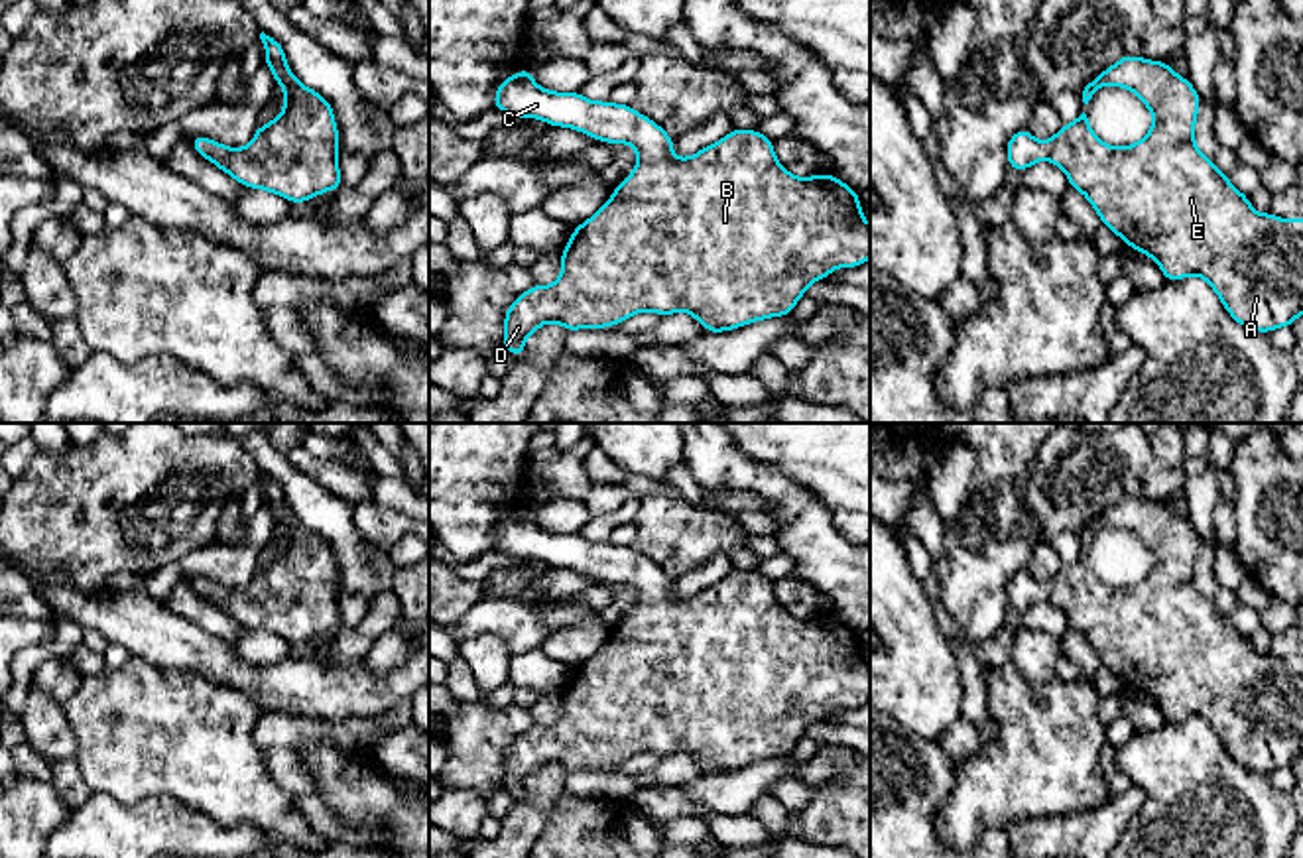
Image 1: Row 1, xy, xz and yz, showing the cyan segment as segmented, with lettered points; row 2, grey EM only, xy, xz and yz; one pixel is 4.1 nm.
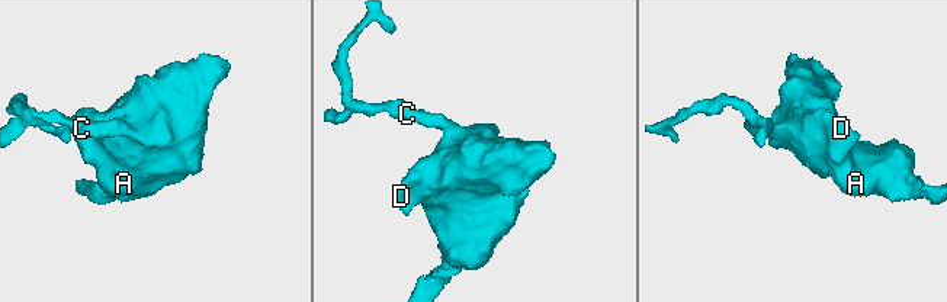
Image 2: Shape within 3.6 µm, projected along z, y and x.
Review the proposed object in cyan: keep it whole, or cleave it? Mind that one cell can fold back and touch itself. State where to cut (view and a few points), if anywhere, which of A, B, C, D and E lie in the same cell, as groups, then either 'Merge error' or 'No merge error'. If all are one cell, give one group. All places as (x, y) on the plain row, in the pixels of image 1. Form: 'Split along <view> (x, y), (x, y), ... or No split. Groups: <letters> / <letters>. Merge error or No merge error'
No split. Groups: A B C D E. No merge error

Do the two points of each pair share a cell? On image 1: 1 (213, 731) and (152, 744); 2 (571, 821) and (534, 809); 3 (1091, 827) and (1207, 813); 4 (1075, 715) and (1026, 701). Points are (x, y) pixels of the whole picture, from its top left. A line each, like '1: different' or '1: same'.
1: same
2: different
3: same
4: same

